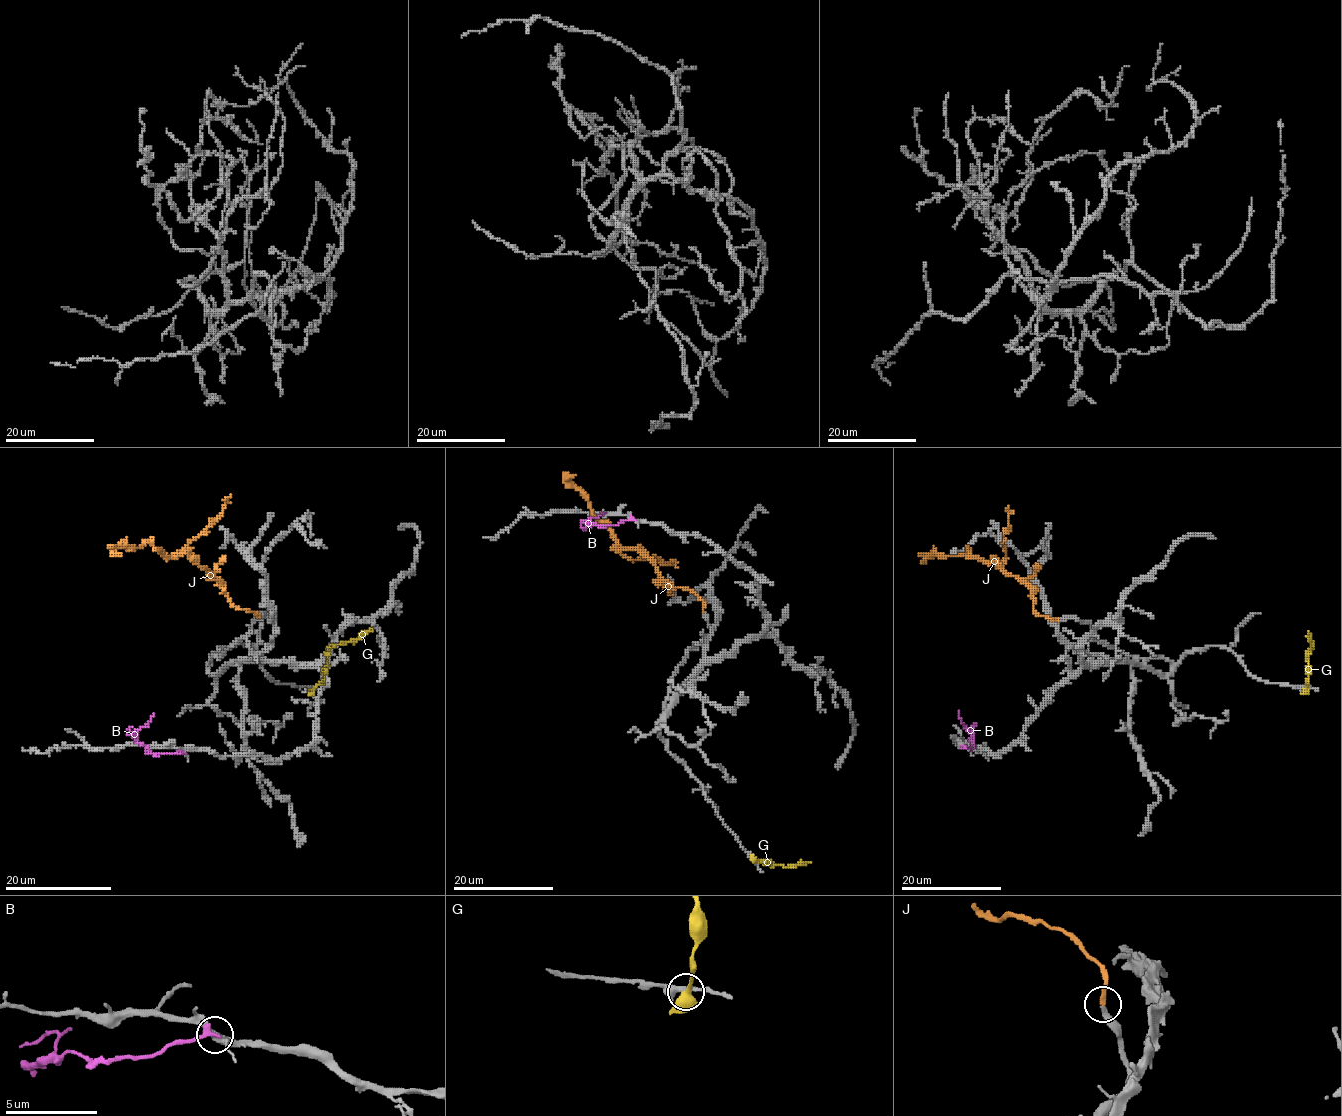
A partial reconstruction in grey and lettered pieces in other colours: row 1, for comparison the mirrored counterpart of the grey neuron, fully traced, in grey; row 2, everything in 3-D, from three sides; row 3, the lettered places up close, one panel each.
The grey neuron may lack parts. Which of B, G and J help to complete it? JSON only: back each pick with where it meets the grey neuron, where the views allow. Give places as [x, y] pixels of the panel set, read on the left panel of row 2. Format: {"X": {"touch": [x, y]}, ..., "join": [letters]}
{"J": {"touch": [258, 616]}, "join": ["J"]}

